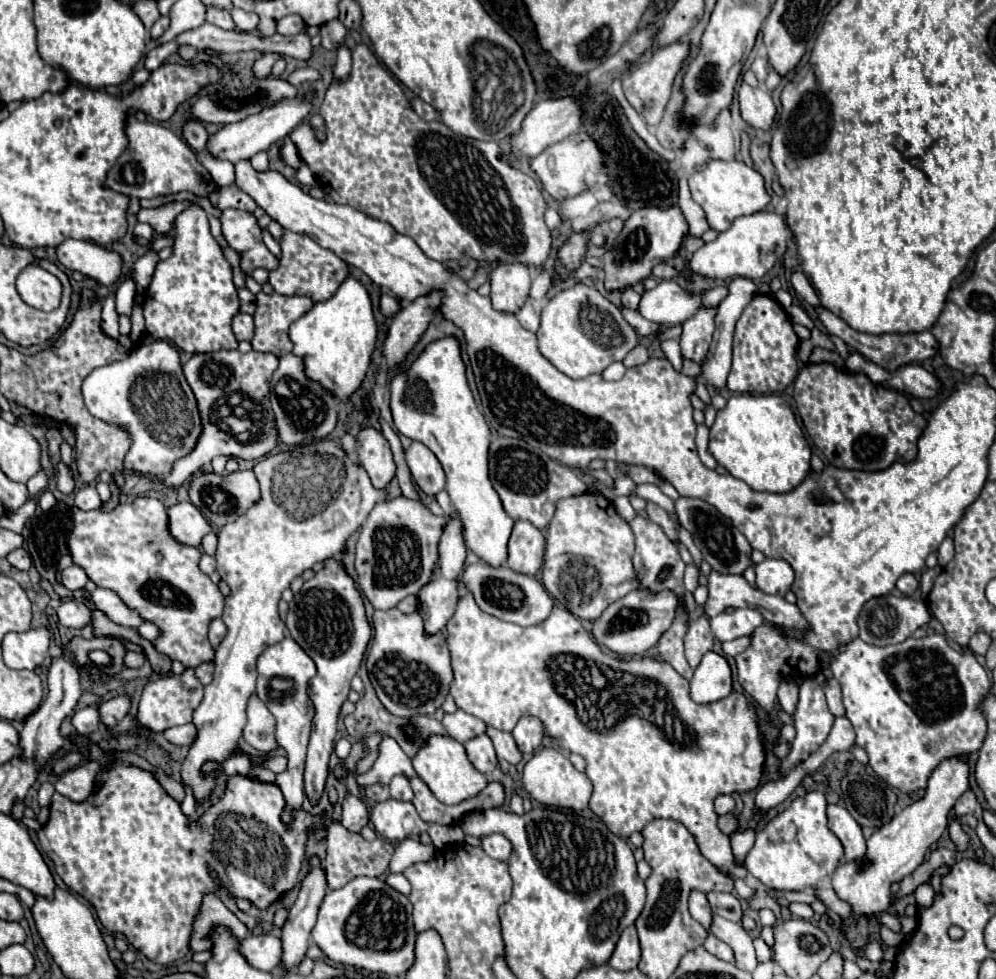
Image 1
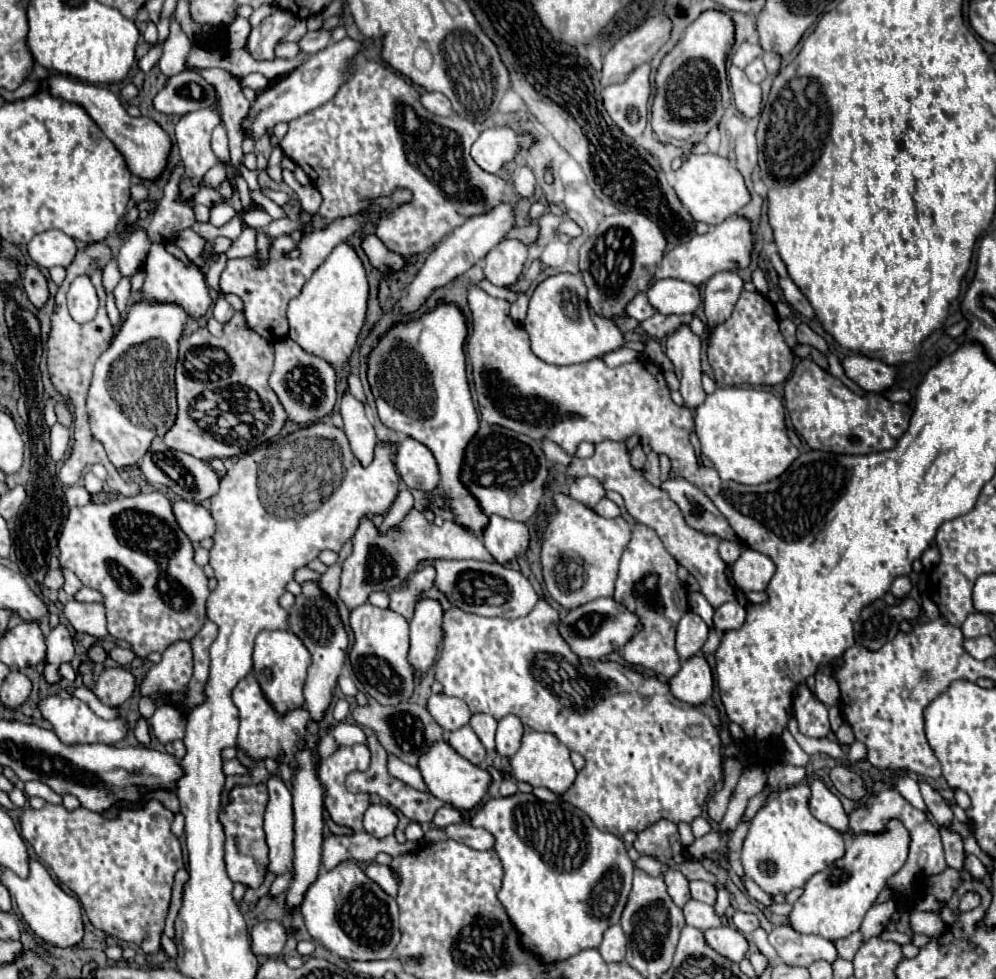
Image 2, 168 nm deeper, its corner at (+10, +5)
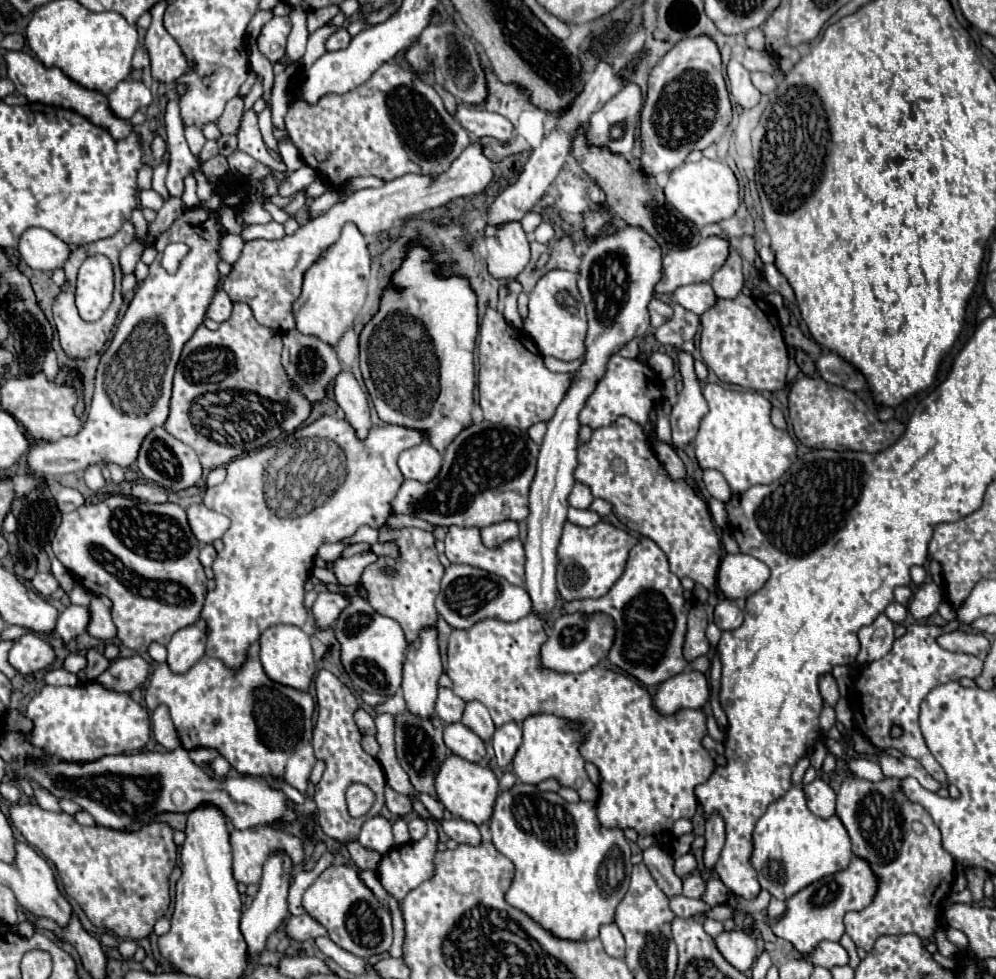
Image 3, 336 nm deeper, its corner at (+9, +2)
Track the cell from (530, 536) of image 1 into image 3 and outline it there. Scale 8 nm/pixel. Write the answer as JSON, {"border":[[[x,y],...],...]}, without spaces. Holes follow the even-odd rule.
{"border":[[[506,520],[506,522],[484,526],[480,532],[482,532],[482,542],[486,548],[498,548],[502,546],[502,542],[518,538],[518,524]]]}

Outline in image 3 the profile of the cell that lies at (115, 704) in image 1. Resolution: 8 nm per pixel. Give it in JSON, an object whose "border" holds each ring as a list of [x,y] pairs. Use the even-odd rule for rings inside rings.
{"border":[[[140,656],[116,658],[96,680],[114,692],[132,692],[148,678],[148,664]]]}

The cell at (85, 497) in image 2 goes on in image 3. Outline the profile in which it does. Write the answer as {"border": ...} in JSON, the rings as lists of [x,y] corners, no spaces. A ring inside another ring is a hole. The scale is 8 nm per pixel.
{"border":[[[58,488],[56,502],[58,502],[60,512],[72,512],[84,504],[84,496],[74,488]]]}

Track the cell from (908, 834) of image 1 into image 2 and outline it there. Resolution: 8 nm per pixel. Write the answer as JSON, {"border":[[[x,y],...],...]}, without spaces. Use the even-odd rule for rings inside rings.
{"border":[[[893,819],[889,823],[885,835],[857,835],[849,845],[843,859],[835,861],[829,869],[813,875],[805,887],[803,895],[793,903],[791,913],[787,915],[787,923],[803,935],[821,935],[829,941],[837,941],[849,937],[859,931],[865,913],[875,903],[881,887],[885,887],[887,879],[893,877],[905,863],[905,855],[909,851],[909,835],[901,823]]]}

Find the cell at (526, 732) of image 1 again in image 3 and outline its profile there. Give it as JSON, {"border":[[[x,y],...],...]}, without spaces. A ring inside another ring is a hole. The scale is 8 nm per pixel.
{"border":[[[508,722],[500,728],[496,728],[494,738],[492,738],[492,746],[494,746],[496,760],[498,760],[500,768],[504,768],[512,762],[520,742],[522,742],[522,728],[516,722]]]}

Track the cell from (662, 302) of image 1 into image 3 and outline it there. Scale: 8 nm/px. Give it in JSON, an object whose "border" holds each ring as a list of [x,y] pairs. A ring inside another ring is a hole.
{"border":[[[708,282],[702,284],[688,284],[688,286],[680,286],[678,290],[672,292],[670,296],[672,304],[680,304],[686,310],[694,312],[694,314],[704,314],[710,306],[716,304],[716,296],[714,290]]]}

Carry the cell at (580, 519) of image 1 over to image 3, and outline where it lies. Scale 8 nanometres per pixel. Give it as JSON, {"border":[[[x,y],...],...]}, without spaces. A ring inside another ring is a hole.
{"border":[[[572,522],[564,524],[564,534],[558,544],[558,592],[562,600],[588,600],[588,598],[602,598],[614,586],[614,582],[622,576],[624,564],[628,558],[630,548],[638,540],[626,532],[624,528],[616,528],[610,522],[598,522],[596,526],[582,528]]]}

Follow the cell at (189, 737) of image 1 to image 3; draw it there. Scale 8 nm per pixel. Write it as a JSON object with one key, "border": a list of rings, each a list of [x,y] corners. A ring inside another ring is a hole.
{"border":[[[160,705],[151,715],[152,734],[158,744],[162,744],[168,750],[176,750],[180,746],[180,740],[176,728],[170,717],[168,708]]]}

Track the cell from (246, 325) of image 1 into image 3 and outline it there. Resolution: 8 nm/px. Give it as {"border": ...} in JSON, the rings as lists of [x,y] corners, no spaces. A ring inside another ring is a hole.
{"border":[[[218,290],[208,306],[206,316],[212,318],[214,322],[226,322],[226,318],[230,318],[232,314],[232,300],[228,298],[228,294],[224,290]]]}

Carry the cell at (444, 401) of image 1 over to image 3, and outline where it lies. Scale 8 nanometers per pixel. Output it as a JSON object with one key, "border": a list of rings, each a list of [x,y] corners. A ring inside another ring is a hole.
{"border":[[[412,246],[408,250],[408,256],[404,258],[402,262],[402,268],[394,274],[392,278],[392,286],[384,292],[382,296],[382,304],[380,304],[380,310],[378,314],[366,324],[366,328],[362,330],[362,336],[360,336],[360,370],[362,370],[362,376],[364,376],[364,384],[368,388],[368,394],[374,402],[374,408],[380,416],[382,422],[386,424],[396,424],[396,426],[406,426],[406,428],[412,428],[412,430],[418,430],[424,434],[424,438],[440,452],[444,454],[446,446],[462,432],[466,430],[466,426],[470,426],[472,422],[472,408],[474,408],[474,346],[476,346],[476,334],[478,334],[478,310],[476,310],[476,294],[470,290],[470,284],[466,278],[448,278],[448,280],[442,280],[438,274],[436,274],[438,266],[432,262],[430,258],[430,252],[426,248],[420,248],[420,246]]]}

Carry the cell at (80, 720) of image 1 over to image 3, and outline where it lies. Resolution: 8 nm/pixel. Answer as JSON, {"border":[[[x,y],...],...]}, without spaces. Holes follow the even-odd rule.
{"border":[[[84,682],[76,688],[70,686],[44,686],[28,704],[28,718],[34,722],[30,734],[32,744],[48,750],[60,760],[78,760],[88,762],[102,758],[106,754],[122,754],[140,750],[150,738],[150,720],[148,710],[130,698],[130,694],[116,694],[102,688],[98,682]]]}

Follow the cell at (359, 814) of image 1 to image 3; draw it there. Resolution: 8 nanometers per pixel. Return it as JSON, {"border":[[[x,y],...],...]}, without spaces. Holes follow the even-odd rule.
{"border":[[[320,670],[316,676],[316,694],[318,694],[318,722],[314,728],[312,746],[314,746],[314,754],[326,762],[326,770],[322,774],[322,780],[316,784],[316,792],[314,792],[314,800],[318,804],[318,822],[320,822],[320,828],[324,830],[326,836],[344,844],[348,840],[358,838],[360,826],[368,818],[376,816],[380,812],[380,808],[384,806],[386,778],[384,778],[384,770],[382,770],[380,762],[376,758],[372,758],[370,754],[366,754],[360,746],[360,732],[354,724],[354,712],[358,710],[358,704],[354,700],[352,690],[346,688],[328,670]],[[352,782],[366,784],[376,794],[372,810],[360,818],[350,816],[348,806],[346,806],[346,798],[344,798],[346,788]]]}

